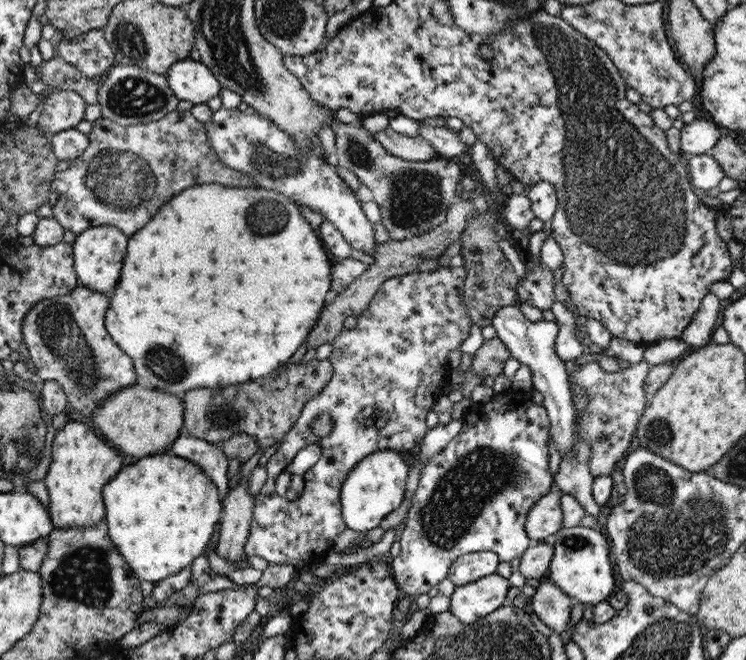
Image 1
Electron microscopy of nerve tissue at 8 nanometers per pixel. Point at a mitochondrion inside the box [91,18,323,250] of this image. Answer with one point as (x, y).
(131, 96)

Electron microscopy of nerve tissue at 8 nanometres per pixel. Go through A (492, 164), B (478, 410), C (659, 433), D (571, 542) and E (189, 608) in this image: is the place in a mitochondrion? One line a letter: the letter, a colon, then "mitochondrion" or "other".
A: other
B: other
C: mitochondrion
D: mitochondrion
E: other

